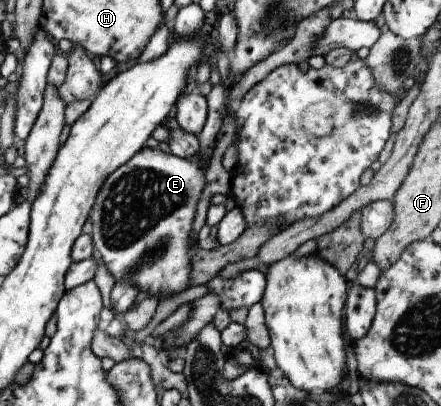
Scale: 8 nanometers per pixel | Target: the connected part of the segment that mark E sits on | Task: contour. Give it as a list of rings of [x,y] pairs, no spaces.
[[[144,146],[129,161],[105,177],[88,218],[92,225],[92,245],[114,280],[113,283],[123,281],[124,284],[135,285],[137,293],[145,292],[146,297],[156,297],[157,301],[189,287],[191,257],[202,246],[198,240],[193,241],[190,232],[195,205],[205,185],[205,171],[207,165],[199,163],[199,151],[193,157],[179,159],[171,153]]]

